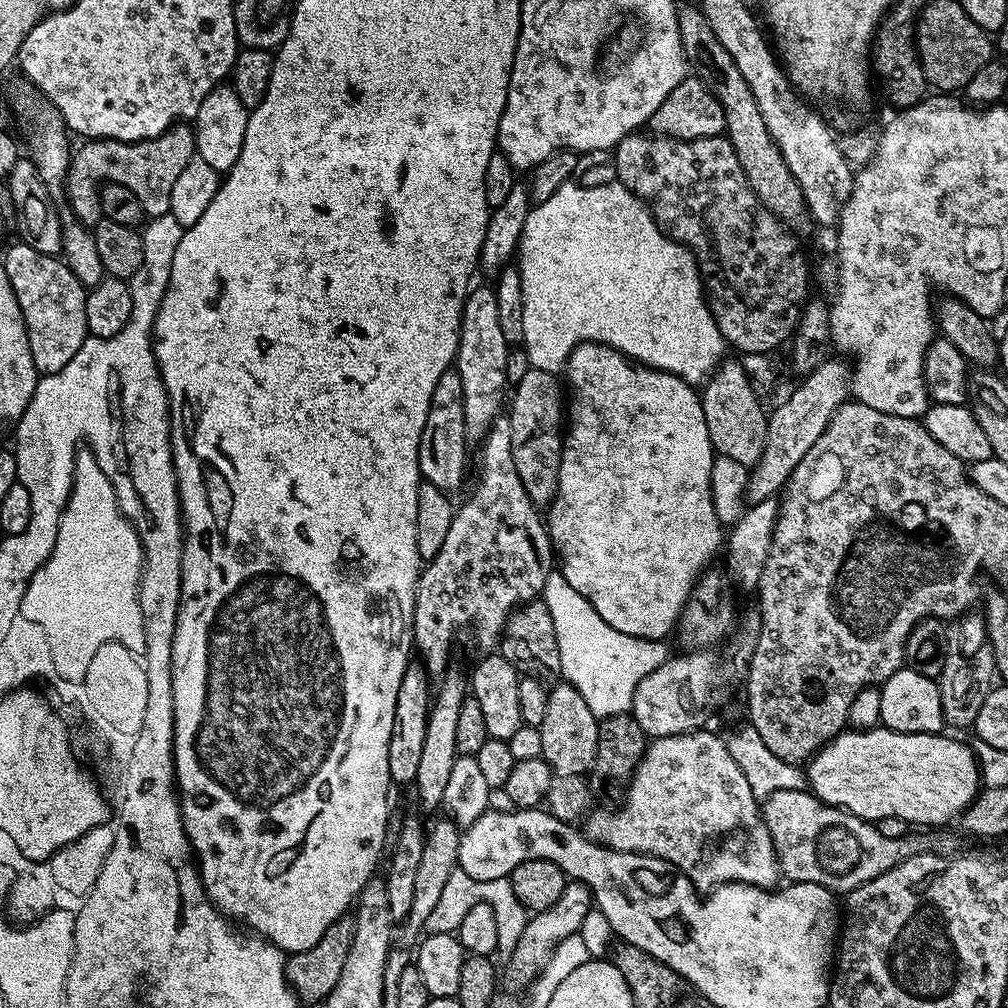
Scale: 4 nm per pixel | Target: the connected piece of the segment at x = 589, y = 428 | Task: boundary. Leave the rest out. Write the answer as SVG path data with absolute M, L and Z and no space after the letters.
M578 344L568 356L568 363L562 369L568 375L566 388L570 395L566 400L566 431L562 439L564 449L560 452L560 469L558 470L558 490L546 513L547 532L554 545L558 557L559 571L563 572L566 582L582 594L598 610L602 622L614 626L614 630L622 630L631 636L647 640L663 641L668 631L677 627L680 611L688 601L688 596L698 577L709 567L712 555L721 551L722 525L714 510L712 491L710 490L710 470L714 459L714 449L710 433L706 428L706 419L702 410L701 393L693 385L688 384L681 376L663 372L657 368L648 368L627 356L609 344Z

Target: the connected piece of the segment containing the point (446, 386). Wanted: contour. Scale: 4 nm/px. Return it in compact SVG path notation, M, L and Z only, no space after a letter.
M449 370L434 382L434 398L430 398L430 410L426 414L426 426L418 446L418 462L421 477L427 483L438 486L438 490L452 494L464 480L464 467L468 464L470 441L466 434L462 378Z

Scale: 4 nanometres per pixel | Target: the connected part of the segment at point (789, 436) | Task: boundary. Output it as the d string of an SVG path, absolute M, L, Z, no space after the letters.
M829 358L821 362L768 416L765 446L761 457L748 472L748 484L744 487L744 498L749 505L777 497L792 476L794 466L806 458L806 450L814 446L824 433L830 418L850 396L850 364L847 359Z

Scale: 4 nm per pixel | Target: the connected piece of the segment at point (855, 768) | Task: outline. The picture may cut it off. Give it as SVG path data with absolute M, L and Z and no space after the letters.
M883 726L867 730L845 730L839 736L833 737L811 760L807 761L806 777L807 787L810 789L812 795L818 797L822 802L844 808L850 814L854 814L863 820L878 822L882 818L902 818L909 826L916 826L916 824L944 824L951 816L952 819L959 817L960 813L976 799L982 788L976 755L968 744L966 746L960 740L951 740L948 734L937 734L934 732L910 734L909 732L895 732Z

